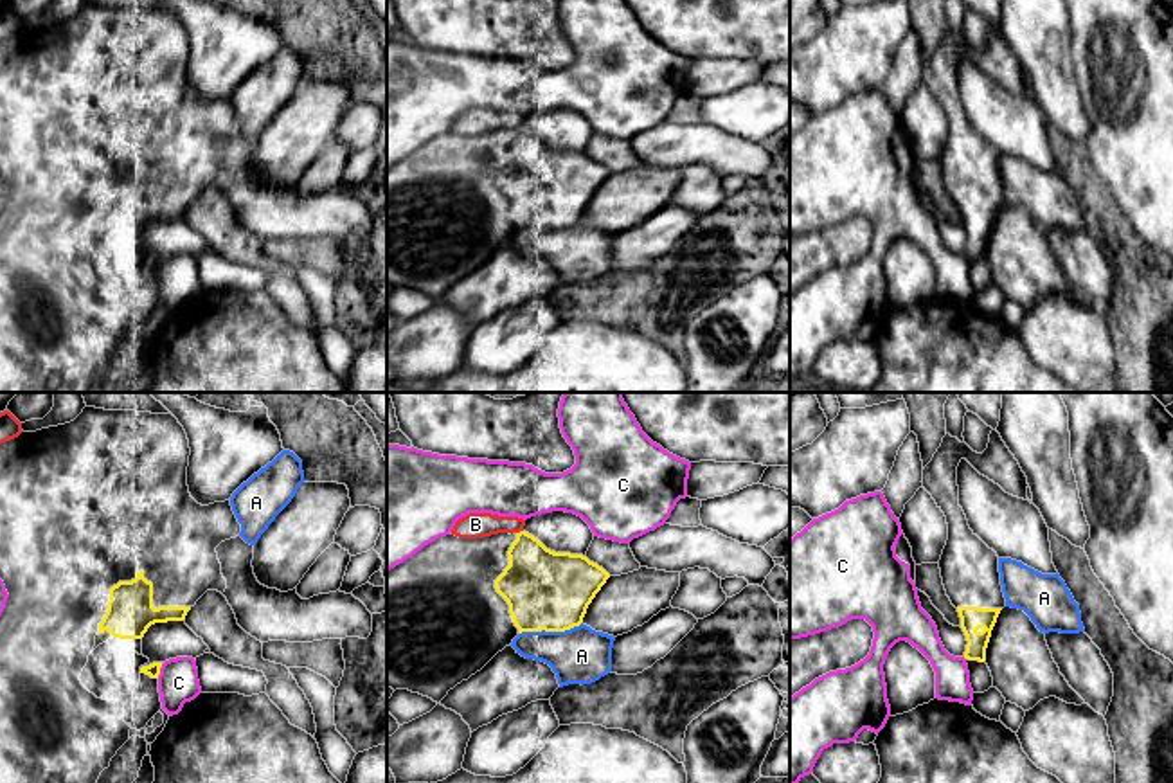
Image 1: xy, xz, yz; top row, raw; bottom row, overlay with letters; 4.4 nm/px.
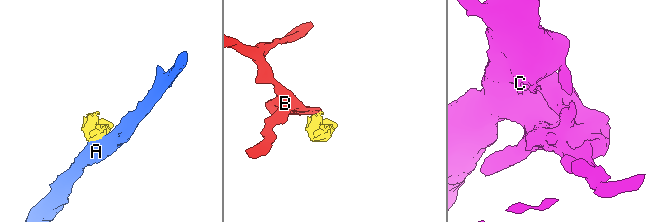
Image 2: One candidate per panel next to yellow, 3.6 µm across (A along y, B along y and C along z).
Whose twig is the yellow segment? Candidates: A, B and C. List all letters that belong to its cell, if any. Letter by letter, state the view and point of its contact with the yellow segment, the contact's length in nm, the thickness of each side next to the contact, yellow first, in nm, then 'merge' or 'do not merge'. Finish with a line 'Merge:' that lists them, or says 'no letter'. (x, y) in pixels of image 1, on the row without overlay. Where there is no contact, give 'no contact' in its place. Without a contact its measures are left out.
A: contact xz (549, 227); length 300 nm; calibres 360 and 260 nm; do not merge
B: contact xz (520, 128); length 40 nm; calibres 320 and 110 nm; do not merge
C: contact xy (159, 269); length 70 nm; calibres 60 and 180 nm; do not merge
Merge: no letter

